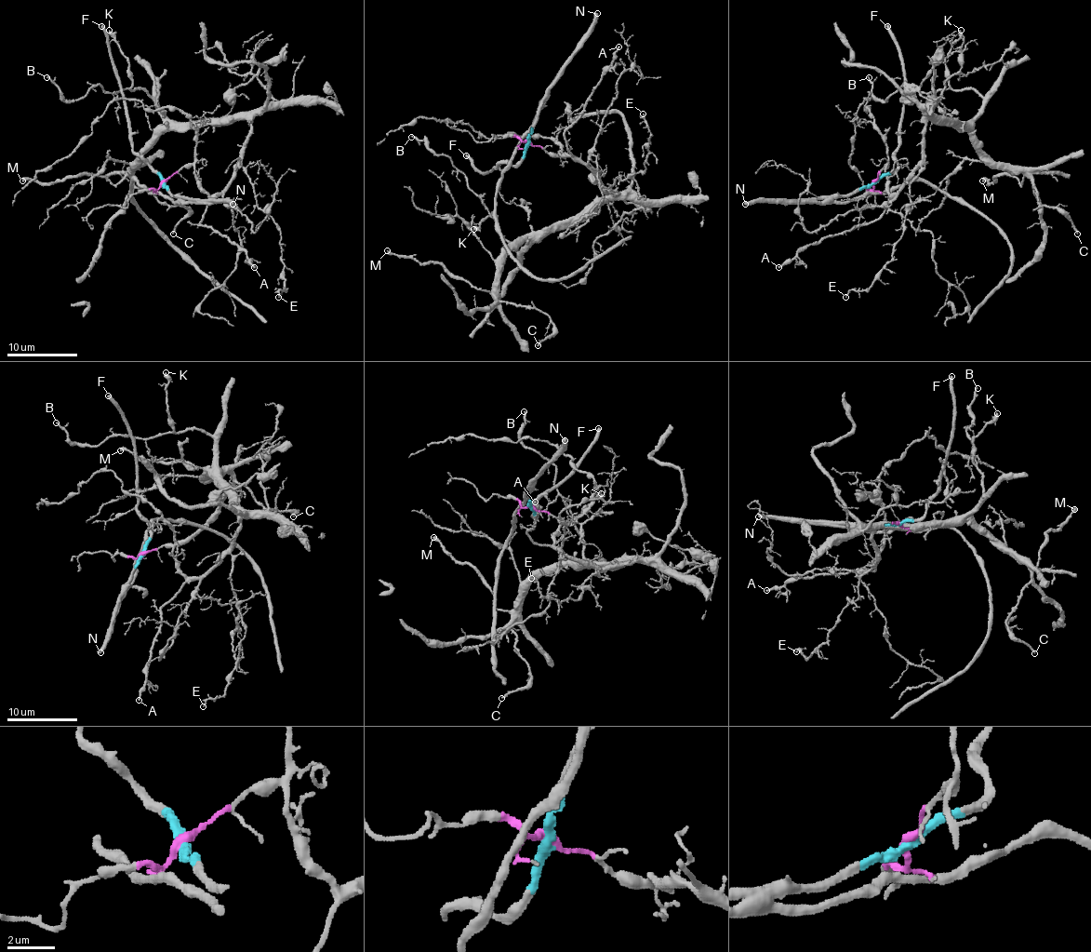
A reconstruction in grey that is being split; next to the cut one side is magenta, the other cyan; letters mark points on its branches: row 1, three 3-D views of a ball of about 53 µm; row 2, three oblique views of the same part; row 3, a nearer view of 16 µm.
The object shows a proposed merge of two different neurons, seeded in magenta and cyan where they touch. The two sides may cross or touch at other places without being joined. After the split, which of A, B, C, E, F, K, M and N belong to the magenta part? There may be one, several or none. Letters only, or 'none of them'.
A, B, C, E, K, M

